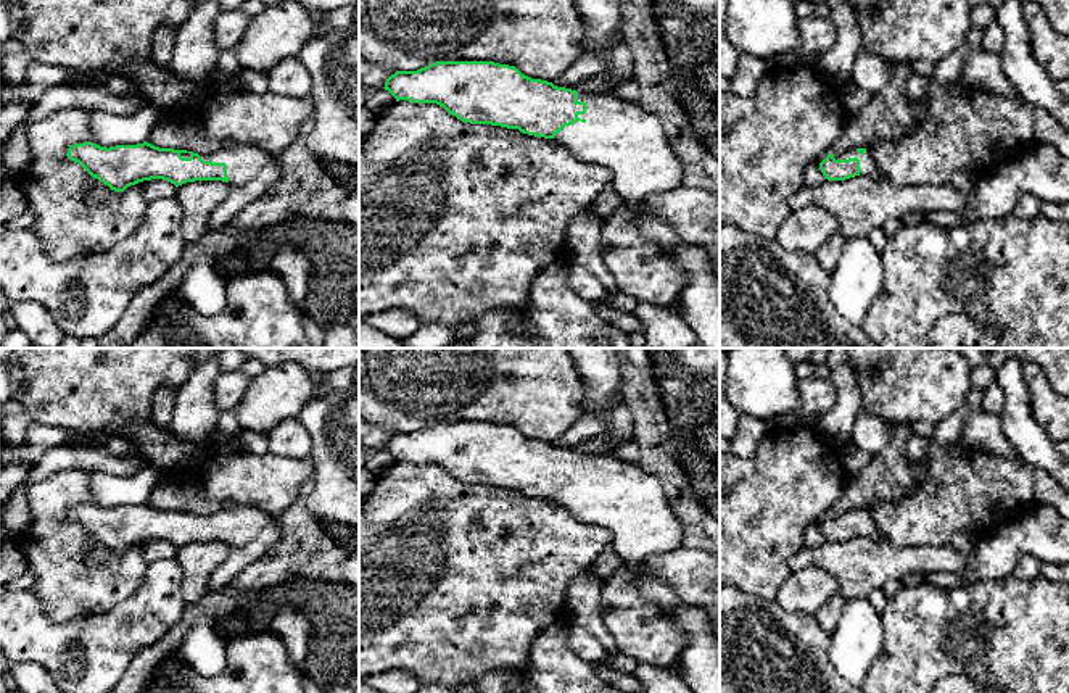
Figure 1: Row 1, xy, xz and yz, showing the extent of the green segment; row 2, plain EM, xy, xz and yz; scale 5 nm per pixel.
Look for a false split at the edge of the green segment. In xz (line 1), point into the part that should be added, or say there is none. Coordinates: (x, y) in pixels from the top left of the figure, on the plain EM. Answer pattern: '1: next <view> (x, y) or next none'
1: next xz (619, 497)

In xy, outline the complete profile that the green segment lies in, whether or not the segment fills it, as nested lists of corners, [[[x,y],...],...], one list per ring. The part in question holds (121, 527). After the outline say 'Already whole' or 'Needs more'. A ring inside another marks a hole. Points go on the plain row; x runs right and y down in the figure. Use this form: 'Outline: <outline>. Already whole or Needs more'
Outline: [[[84,503],[71,506],[66,517],[114,553],[124,553],[130,546],[151,540],[163,540],[175,548],[195,542],[227,543],[229,556],[211,574],[209,590],[229,585],[246,567],[264,558],[282,537],[277,516],[248,506],[222,508],[198,516],[159,509],[148,503],[109,509]]]. Needs more

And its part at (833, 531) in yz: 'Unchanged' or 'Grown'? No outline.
Grown

